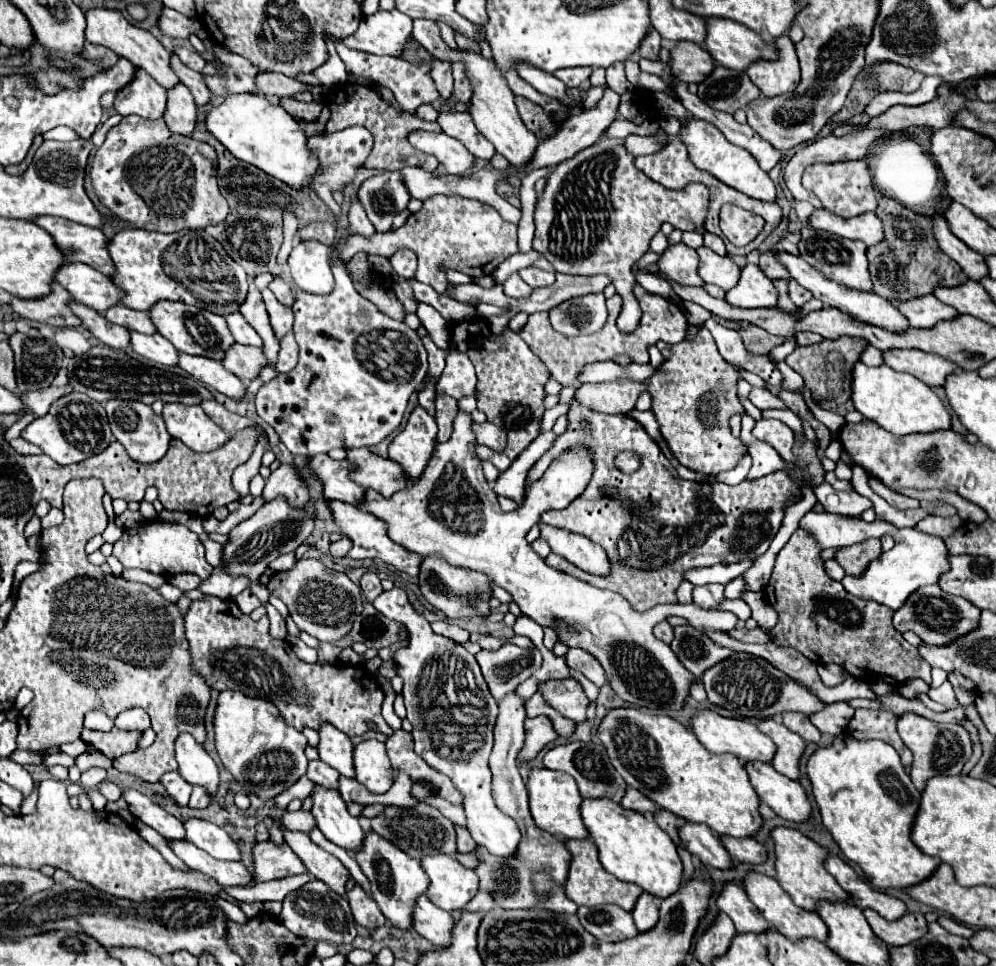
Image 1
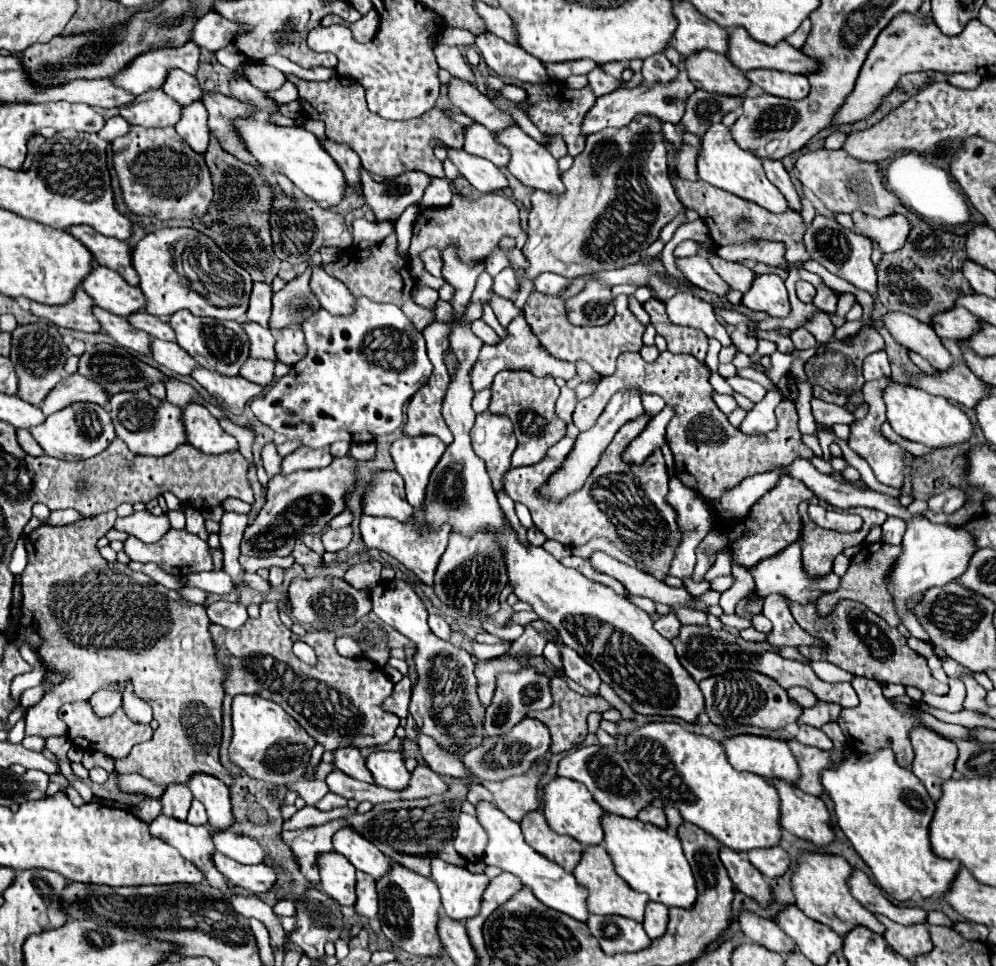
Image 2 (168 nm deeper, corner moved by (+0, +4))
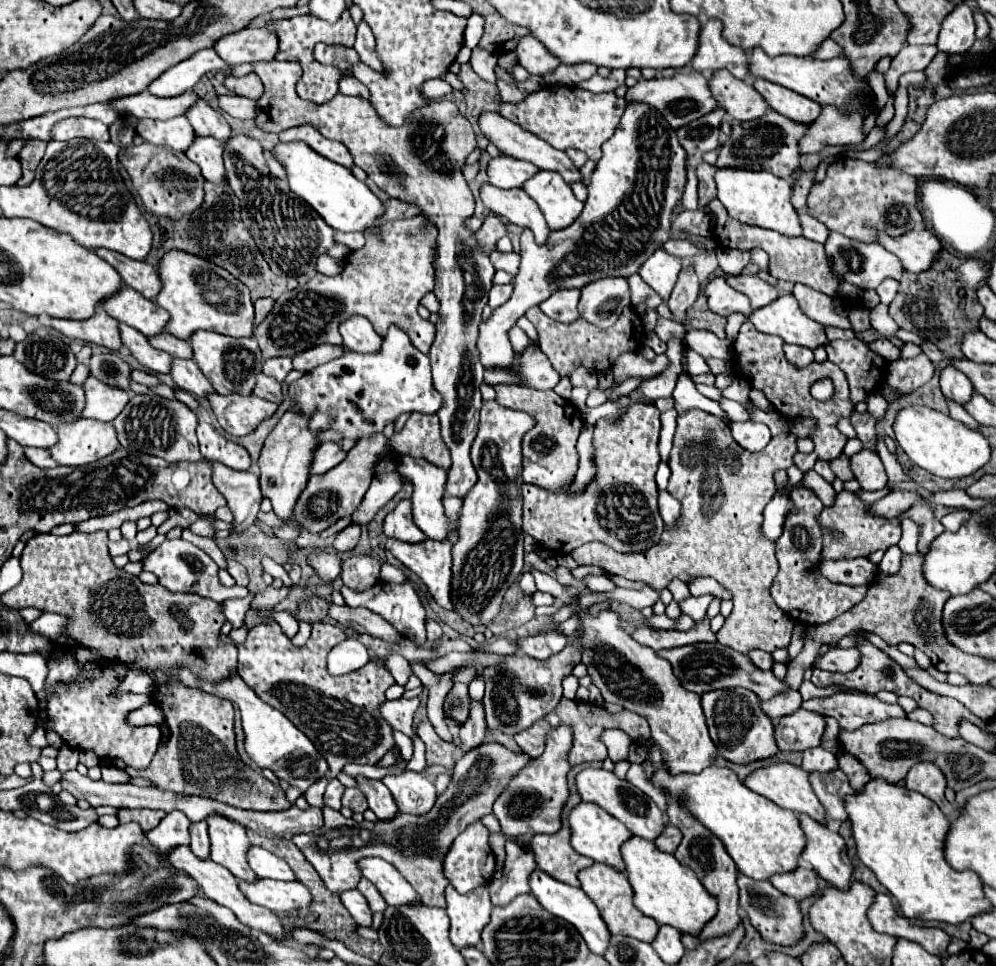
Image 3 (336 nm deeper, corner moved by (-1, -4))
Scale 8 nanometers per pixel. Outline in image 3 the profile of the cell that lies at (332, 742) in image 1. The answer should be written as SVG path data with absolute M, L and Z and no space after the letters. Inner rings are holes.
M358 776L358 788L368 796L370 810L378 816L378 820L392 820L398 816L398 806L390 794L390 790L380 780L368 780Z

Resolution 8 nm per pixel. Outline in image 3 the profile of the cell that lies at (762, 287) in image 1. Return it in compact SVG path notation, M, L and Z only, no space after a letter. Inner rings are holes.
M784 294L778 302L754 310L750 322L754 322L754 326L764 334L780 336L786 344L806 346L810 350L828 344L824 326L808 318L792 294Z

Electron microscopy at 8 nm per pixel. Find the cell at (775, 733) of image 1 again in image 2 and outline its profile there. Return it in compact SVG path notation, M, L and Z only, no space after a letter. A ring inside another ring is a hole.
M787 740L787 746L791 748L797 764L799 764L799 780L797 780L797 786L803 790L803 792L809 792L813 796L819 796L823 792L823 786L821 786L821 770L825 768L831 768L833 764L829 762L829 752L825 750L819 750L815 746L805 746L797 740Z

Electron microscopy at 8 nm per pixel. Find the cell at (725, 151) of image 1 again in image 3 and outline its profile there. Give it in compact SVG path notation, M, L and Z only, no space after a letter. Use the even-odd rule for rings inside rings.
M716 170L716 186L718 200L724 204L730 218L736 218L750 226L760 226L768 230L776 230L784 236L802 236L802 226L794 206L790 204L792 184L788 180L776 178L770 172L750 172L750 170Z

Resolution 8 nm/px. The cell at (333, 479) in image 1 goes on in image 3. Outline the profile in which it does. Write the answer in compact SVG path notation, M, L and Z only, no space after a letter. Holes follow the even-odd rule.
M402 500L396 506L396 510L386 516L384 534L388 538L408 542L408 544L416 544L416 542L426 540L426 534L422 534L422 530L412 520L412 502L410 500Z

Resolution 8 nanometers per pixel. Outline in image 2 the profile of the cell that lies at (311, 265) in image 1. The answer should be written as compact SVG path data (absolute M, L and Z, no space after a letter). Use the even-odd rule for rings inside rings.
M311 262L309 286L319 298L321 306L331 314L349 314L349 310L353 310L353 296L349 288L337 278L329 276L319 262Z

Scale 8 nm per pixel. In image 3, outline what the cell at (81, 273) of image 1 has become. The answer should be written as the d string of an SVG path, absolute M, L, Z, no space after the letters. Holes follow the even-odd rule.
M128 286L116 292L108 302L102 302L102 306L112 318L136 328L144 336L166 332L166 324L170 322L170 314L164 308Z

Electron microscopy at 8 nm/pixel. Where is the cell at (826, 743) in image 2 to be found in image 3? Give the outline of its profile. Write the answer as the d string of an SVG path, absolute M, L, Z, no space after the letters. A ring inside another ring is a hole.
M820 746L814 750L804 750L804 760L802 760L802 768L812 774L812 772L830 772L838 768L838 760L832 752L822 750Z

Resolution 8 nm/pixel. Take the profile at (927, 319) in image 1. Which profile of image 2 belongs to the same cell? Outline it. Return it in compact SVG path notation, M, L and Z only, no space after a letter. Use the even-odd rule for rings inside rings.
M953 306L949 310L937 312L933 316L931 326L937 332L937 336L941 336L941 338L961 340L961 338L969 338L973 334L973 330L977 330L979 320L973 314L969 314L969 310L965 310L961 306Z

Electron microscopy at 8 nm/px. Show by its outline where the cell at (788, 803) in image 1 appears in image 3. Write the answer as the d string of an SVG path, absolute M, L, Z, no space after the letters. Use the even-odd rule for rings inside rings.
M800 816L800 824L806 834L806 848L802 858L812 864L814 872L824 882L838 890L848 890L854 866L846 856L844 838L836 832L830 832L820 822L812 822L810 816Z

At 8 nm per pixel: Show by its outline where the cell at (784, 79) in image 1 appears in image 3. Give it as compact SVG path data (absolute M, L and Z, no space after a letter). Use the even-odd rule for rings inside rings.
M754 80L752 86L764 96L764 100L770 104L772 110L776 110L778 114L782 114L798 124L812 124L822 112L822 106L818 106L816 102L812 102L806 96L800 96L796 92L790 92L788 88L778 86L774 82Z

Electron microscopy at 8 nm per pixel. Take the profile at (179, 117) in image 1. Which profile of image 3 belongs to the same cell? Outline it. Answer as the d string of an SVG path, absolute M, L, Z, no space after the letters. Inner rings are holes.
M198 138L194 140L194 146L186 152L186 156L200 166L202 176L212 184L224 184L226 182L226 170L222 160L222 144L214 142L214 138Z

